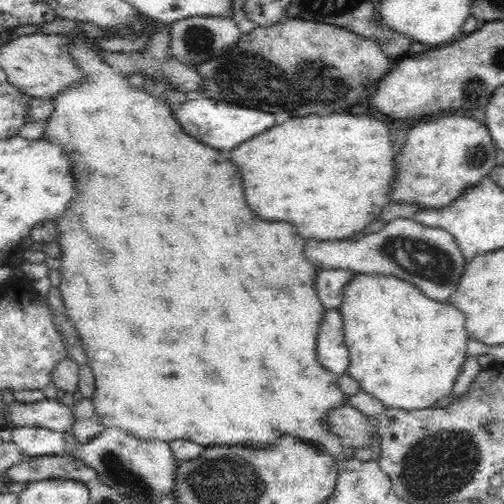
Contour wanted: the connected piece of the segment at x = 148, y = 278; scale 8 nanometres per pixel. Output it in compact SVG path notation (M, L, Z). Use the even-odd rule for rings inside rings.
M70 37L70 46L68 46L68 49L70 49L70 55L72 55L72 59L74 59L76 65L82 69L82 73L84 73L86 80L80 82L80 84L70 86L68 90L60 92L58 96L54 96L54 98L51 99L54 110L46 119L47 123L44 135L40 139L60 142L62 148L66 148L66 154L72 154L72 152L74 152L74 158L76 158L76 160L72 160L72 168L74 168L74 172L76 172L80 196L78 196L78 200L72 200L72 202L70 202L70 214L62 216L62 218L56 220L55 223L56 230L58 230L56 242L60 246L60 256L58 256L58 258L60 259L61 267L59 269L61 282L58 288L62 294L66 315L70 318L73 326L78 331L79 338L82 339L82 347L87 358L87 365L91 368L95 378L94 382L96 388L94 388L94 397L90 400L94 404L96 415L98 415L98 421L102 423L102 427L105 429L112 427L120 428L122 431L128 431L128 433L132 433L132 435L136 435L136 437L145 441L164 441L169 443L172 442L172 440L186 439L206 447L225 444L226 446L244 446L246 448L268 448L268 446L274 446L274 444L276 444L278 436L289 434L296 439L307 441L308 444L322 449L336 459L338 455L343 454L343 444L341 438L334 435L334 433L330 431L330 427L326 425L326 415L335 409L341 408L345 403L349 403L350 397L345 396L344 392L342 392L338 386L339 375L323 368L323 366L316 361L317 337L321 326L320 320L322 320L322 316L324 316L325 309L320 298L317 296L315 288L318 267L312 265L308 259L304 258L304 244L306 244L306 240L300 238L300 236L296 234L296 230L294 230L292 224L286 224L286 222L264 222L264 220L254 218L254 214L250 212L250 208L246 206L246 200L244 200L244 196L242 196L242 180L240 180L238 172L234 170L233 164L228 162L228 154L230 154L231 151L210 148L198 142L195 138L188 136L175 119L174 108L172 106L146 94L141 87L136 88L129 85L126 76L121 76L119 72L110 70L110 67L108 67L108 65L104 63L104 60L99 57L99 54L97 54L100 47L98 46L98 42L96 43L96 39L90 40L82 38L78 40L77 38ZM266 292L270 292L272 300L260 300L260 296L264 296Z

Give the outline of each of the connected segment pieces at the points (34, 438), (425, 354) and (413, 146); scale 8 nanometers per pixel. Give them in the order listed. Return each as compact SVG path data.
M13 427L12 441L27 458L62 456L67 453L64 435L49 428Z
M356 273L352 280L350 280L350 283L344 288L343 302L338 308L338 312L342 313L345 347L348 347L349 350L349 366L346 371L354 380L359 382L362 390L376 398L385 409L396 408L406 411L425 410L434 407L437 402L440 402L443 398L450 395L452 388L454 388L454 382L456 382L456 378L458 378L458 374L460 374L460 370L462 370L462 362L464 362L464 358L467 356L467 343L470 338L465 331L465 317L460 310L457 310L446 301L434 301L429 299L424 296L416 286L399 280L398 278Z
M466 115L439 116L434 118L434 122L420 124L406 134L406 142L394 160L398 178L392 184L390 200L398 202L398 204L412 204L412 206L416 206L417 212L424 208L433 208L434 210L446 208L456 198L476 186L482 177L489 176L497 165L495 151L495 144L487 126L472 117L466 117Z

